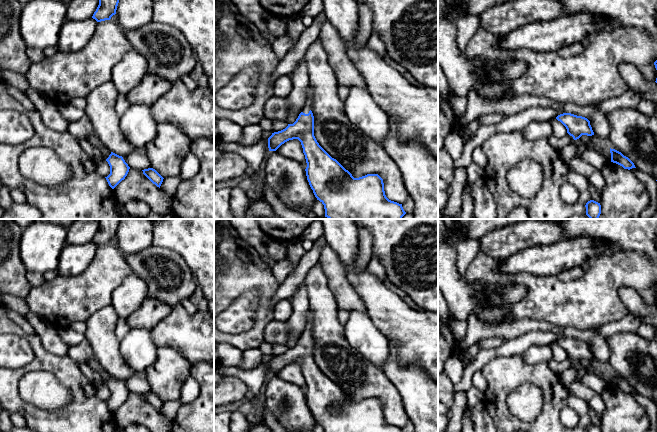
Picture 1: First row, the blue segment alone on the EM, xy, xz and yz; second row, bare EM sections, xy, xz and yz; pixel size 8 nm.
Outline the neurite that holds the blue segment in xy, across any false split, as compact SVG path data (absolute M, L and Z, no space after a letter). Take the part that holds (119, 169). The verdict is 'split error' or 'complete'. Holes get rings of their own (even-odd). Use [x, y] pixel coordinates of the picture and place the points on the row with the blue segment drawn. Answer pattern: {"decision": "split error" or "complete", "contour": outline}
{"decision": "complete", "contour": "M113 152L106 159L110 166L110 174L105 177L109 186L114 189L127 176L130 167L122 156Z"}

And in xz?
{"decision": "split error", "contour": "M311 86L307 90L307 102L293 124L268 138L269 151L276 151L289 140L301 142L307 167L307 180L317 200L325 209L328 219L402 219L406 214L402 204L389 200L384 191L383 179L378 174L367 174L354 178L336 159L332 158L317 142L314 136L314 116L311 111Z"}

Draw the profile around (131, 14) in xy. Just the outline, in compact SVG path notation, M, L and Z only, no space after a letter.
M119 0L116 18L123 31L139 29L152 22L154 0Z

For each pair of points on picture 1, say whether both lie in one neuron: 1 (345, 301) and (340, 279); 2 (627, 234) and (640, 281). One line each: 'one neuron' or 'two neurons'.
1: one neuron
2: two neurons

